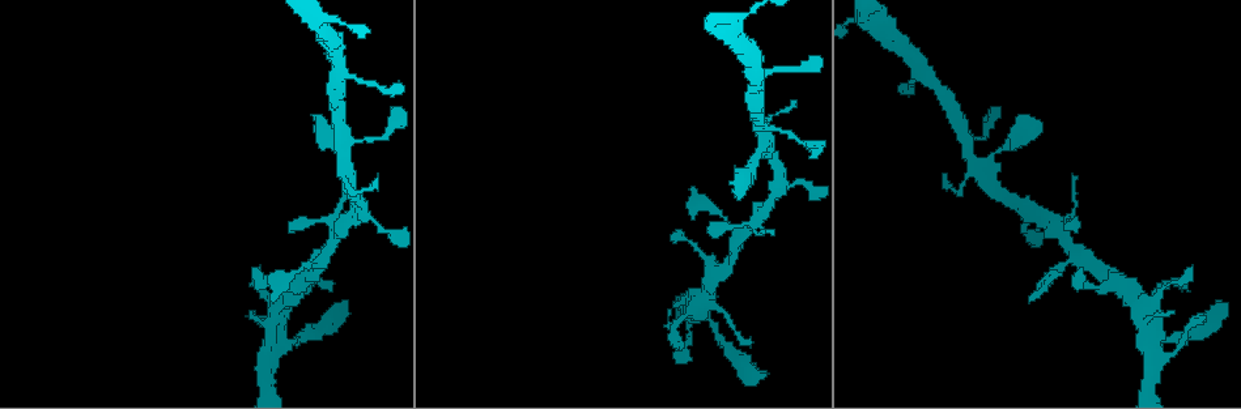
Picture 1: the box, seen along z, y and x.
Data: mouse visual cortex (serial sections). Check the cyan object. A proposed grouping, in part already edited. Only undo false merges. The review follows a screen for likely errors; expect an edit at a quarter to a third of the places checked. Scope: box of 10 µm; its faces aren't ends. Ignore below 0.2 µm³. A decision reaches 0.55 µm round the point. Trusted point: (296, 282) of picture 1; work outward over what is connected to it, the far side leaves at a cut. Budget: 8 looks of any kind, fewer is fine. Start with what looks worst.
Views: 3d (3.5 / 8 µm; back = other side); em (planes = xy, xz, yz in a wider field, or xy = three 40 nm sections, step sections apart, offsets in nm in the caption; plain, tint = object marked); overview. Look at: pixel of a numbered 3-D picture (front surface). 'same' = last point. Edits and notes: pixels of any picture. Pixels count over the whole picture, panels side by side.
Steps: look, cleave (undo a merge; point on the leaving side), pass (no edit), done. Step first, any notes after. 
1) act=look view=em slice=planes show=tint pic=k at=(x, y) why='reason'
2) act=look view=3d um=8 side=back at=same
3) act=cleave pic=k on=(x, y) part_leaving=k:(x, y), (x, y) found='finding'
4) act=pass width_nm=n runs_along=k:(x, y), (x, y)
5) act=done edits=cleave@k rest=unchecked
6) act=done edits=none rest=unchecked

act=look view=3d um=3.5 pic=1 at=(275, 331) why='abrupt turn'

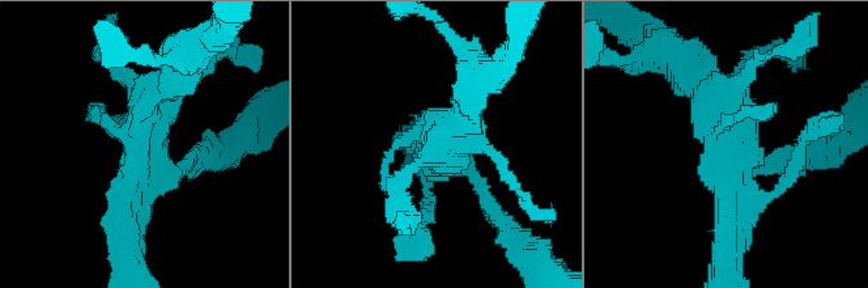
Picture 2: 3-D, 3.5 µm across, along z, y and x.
act=look view=em slice=planes show=tint pic=2 at=(150, 151)

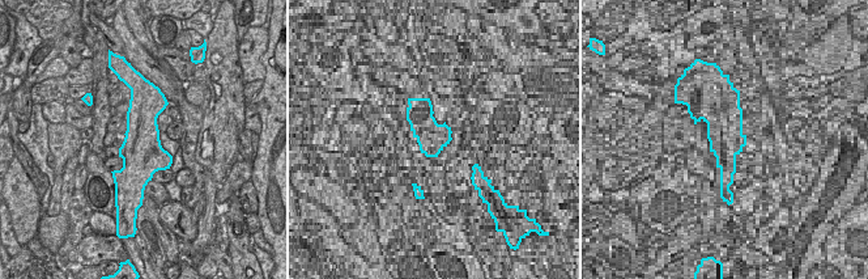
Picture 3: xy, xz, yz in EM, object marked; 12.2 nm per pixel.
act=pass runs_along=2:(705, 81), (745, 170), (792, 157) found='all the same cell'

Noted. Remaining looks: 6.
act=look view=3d um=3.5 pic=1 at=(778, 186)

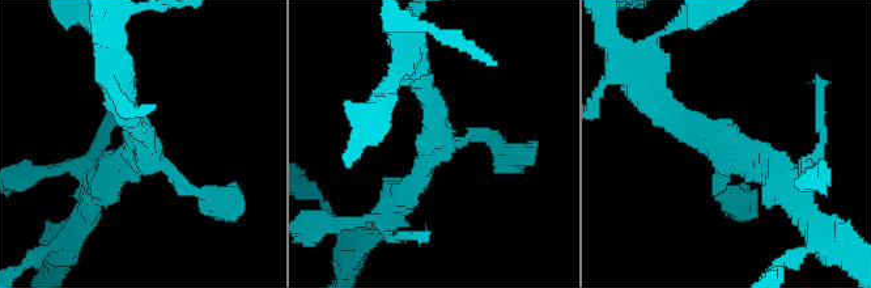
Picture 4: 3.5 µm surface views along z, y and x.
act=look view=em slice=planes show=tint pic=4 at=(437, 142) arms=3 arm_widths_nm=150,250,350

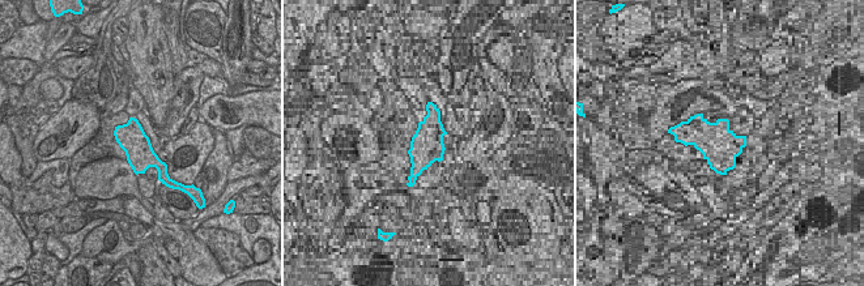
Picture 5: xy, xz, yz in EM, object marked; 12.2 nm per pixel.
act=pass runs_along=4:(786, 180), (655, 104) found='all the same cell'

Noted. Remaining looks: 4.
act=look view=3d um=3.5 pic=1 at=(736, 27) why='thin arm on a thick one'

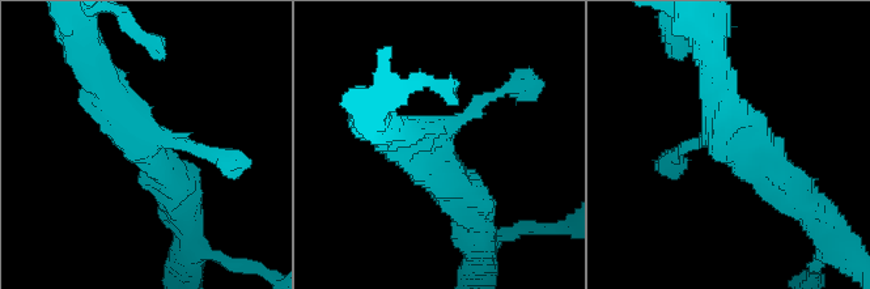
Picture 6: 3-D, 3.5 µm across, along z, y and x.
act=look view=em slice=xy step=5 show=tint pic=6 at=(142, 139)

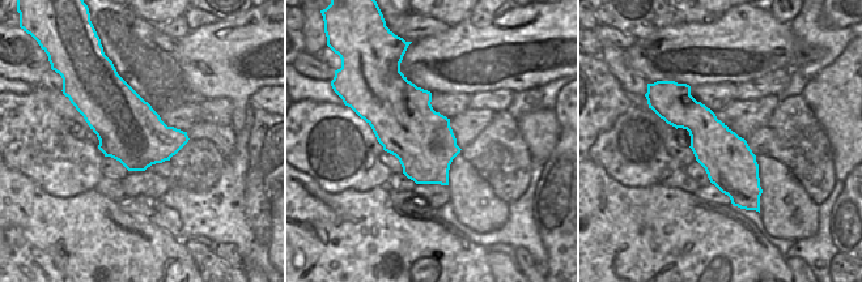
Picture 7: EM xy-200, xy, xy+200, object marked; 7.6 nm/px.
act=look view=em slice=xy step=2 show=tint at=same why='cut it another way'

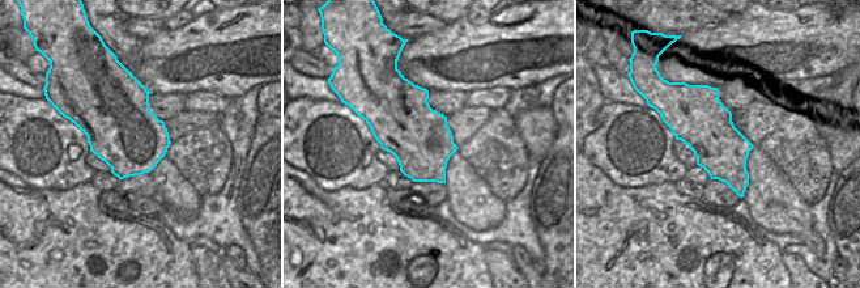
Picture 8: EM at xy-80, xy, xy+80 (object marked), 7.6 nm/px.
act=pass runs_along=6:(786, 190), (730, 141), (679, 149) found='all the same cell'

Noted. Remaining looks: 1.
act=done edits=none rest=unchecked

